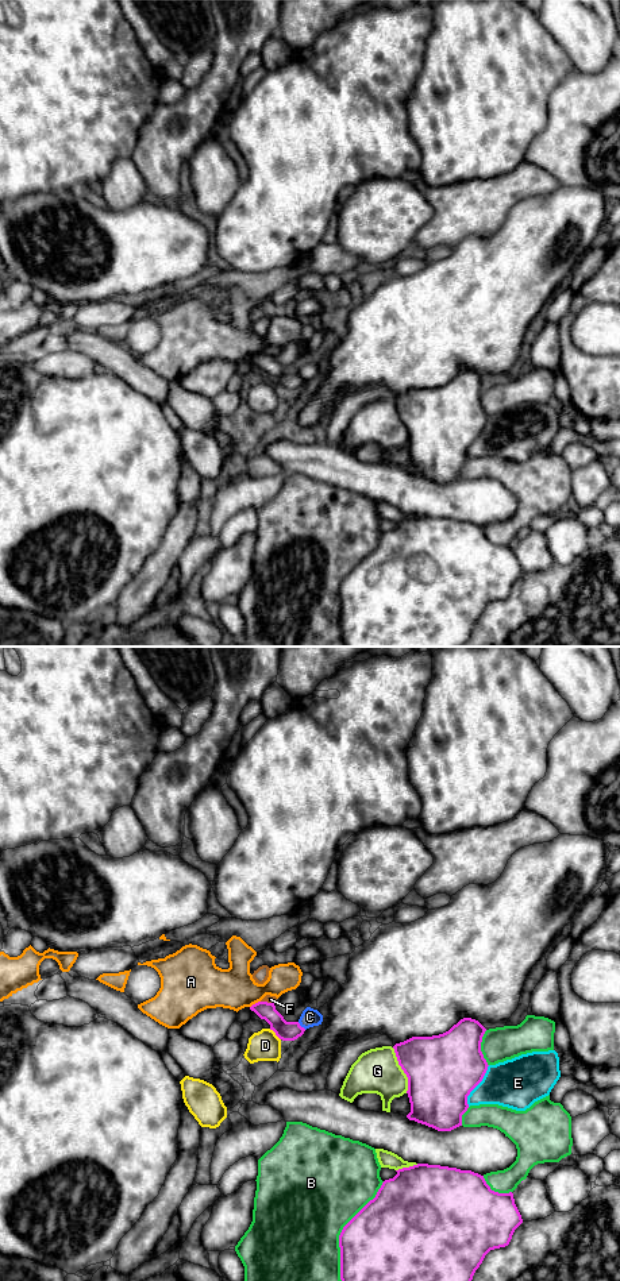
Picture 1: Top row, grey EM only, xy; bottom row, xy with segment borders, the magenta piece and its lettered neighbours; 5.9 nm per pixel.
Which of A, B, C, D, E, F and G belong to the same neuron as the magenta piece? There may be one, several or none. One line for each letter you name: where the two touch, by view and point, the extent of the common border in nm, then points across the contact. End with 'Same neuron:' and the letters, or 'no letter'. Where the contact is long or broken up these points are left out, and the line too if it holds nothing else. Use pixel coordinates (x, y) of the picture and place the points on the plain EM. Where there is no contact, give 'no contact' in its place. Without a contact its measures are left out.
Same neuron: no letter

